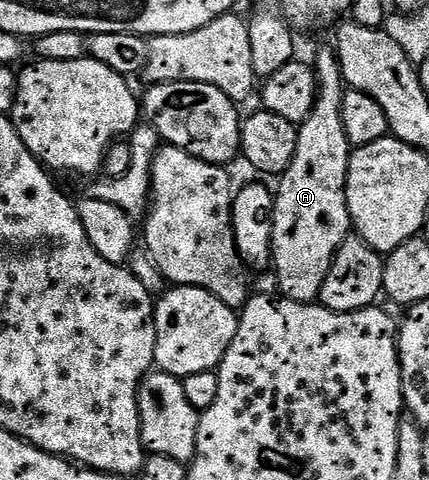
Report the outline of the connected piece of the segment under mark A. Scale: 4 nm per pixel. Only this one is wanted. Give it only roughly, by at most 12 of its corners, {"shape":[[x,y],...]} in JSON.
{"shape":[[314,61],[316,103],[275,187],[279,293],[315,303],[349,237],[346,83]]}

